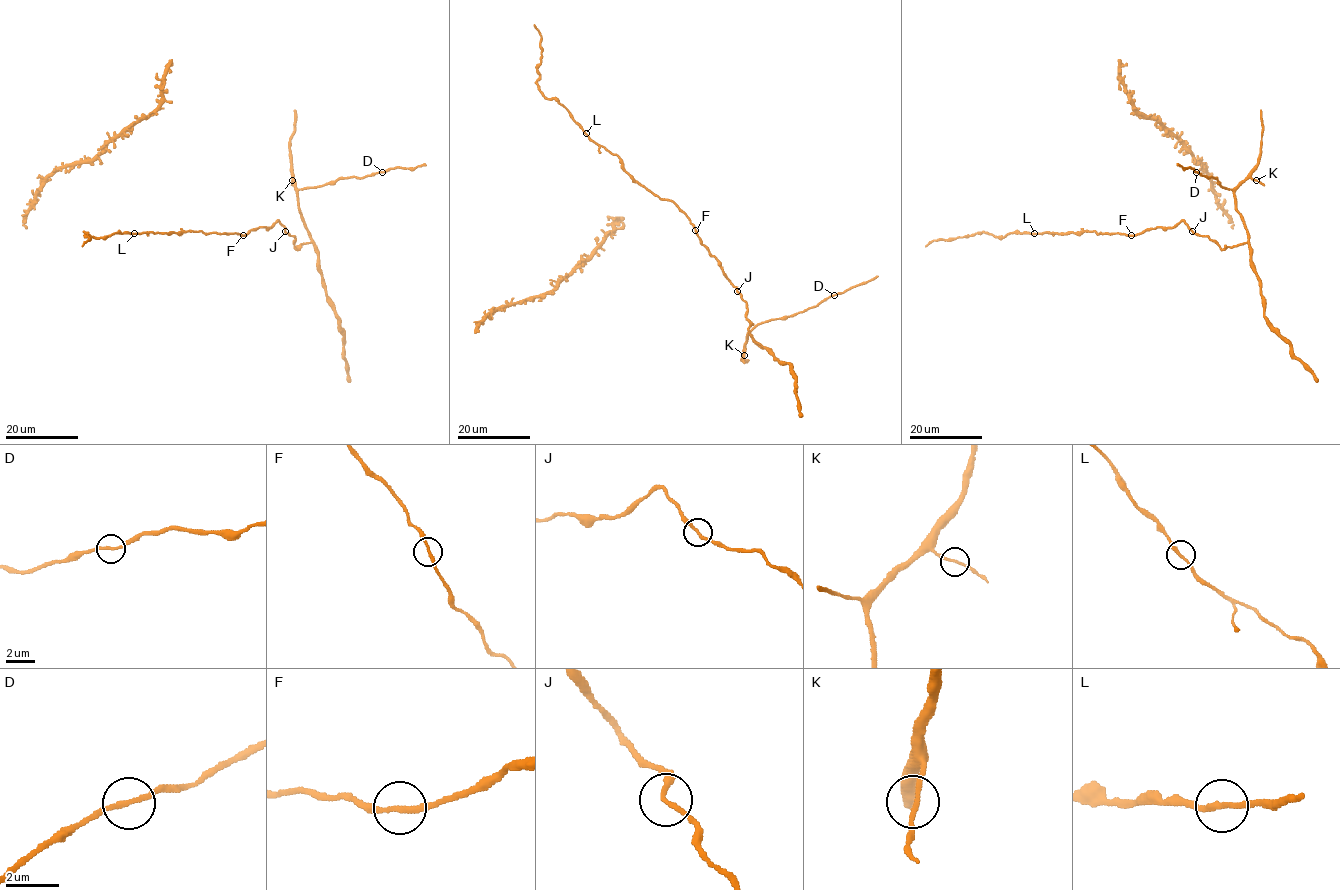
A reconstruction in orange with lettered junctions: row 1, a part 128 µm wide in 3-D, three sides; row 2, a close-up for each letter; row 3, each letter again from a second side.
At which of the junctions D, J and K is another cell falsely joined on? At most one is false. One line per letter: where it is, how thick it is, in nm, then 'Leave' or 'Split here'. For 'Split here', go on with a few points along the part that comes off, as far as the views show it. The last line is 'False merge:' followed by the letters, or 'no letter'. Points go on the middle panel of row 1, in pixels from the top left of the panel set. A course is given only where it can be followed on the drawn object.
D: Place: (834, 295). Thickness 190 nm. Leave
J: Place: (737, 291). Thickness 180 nm. Leave
K: Place: (744, 355). Thickness 170 nm. Leave
False merge: no letter

